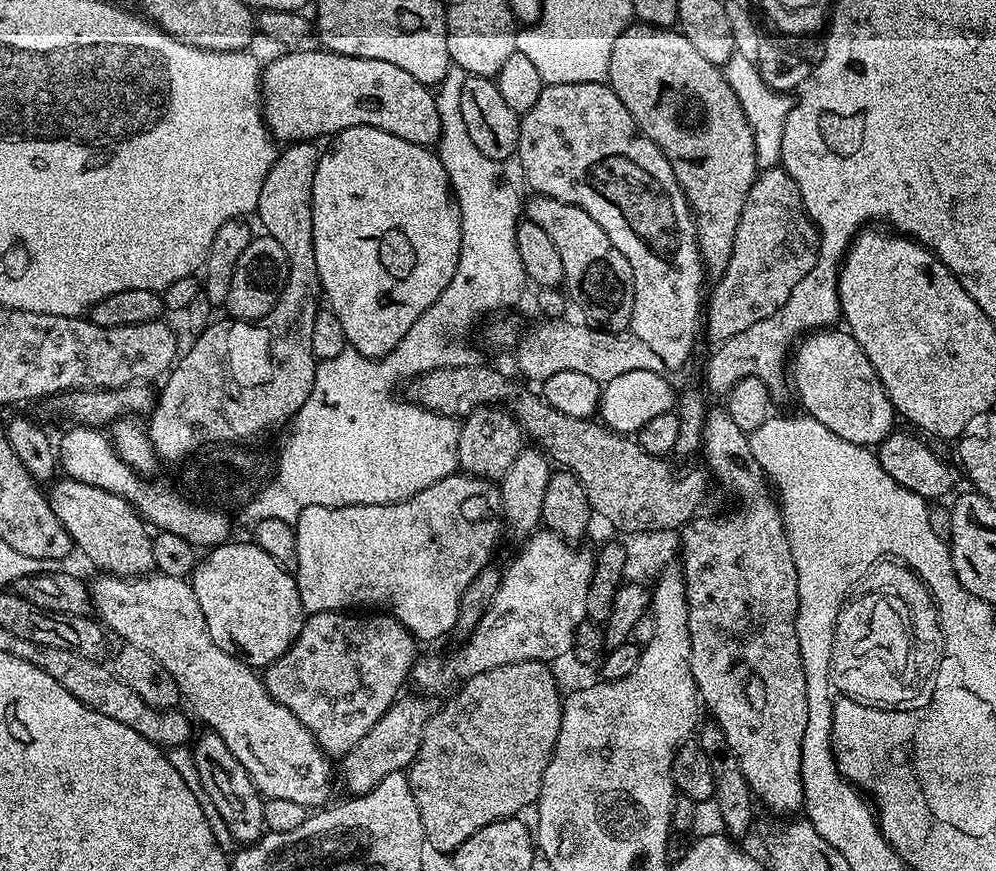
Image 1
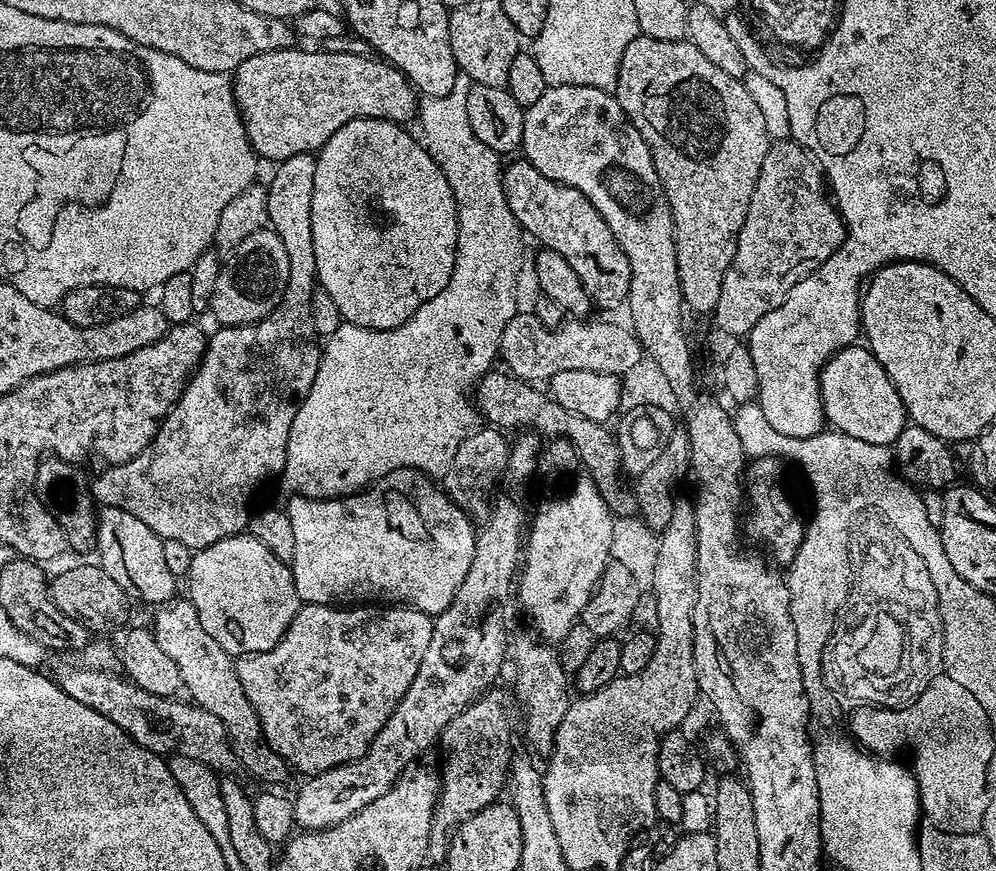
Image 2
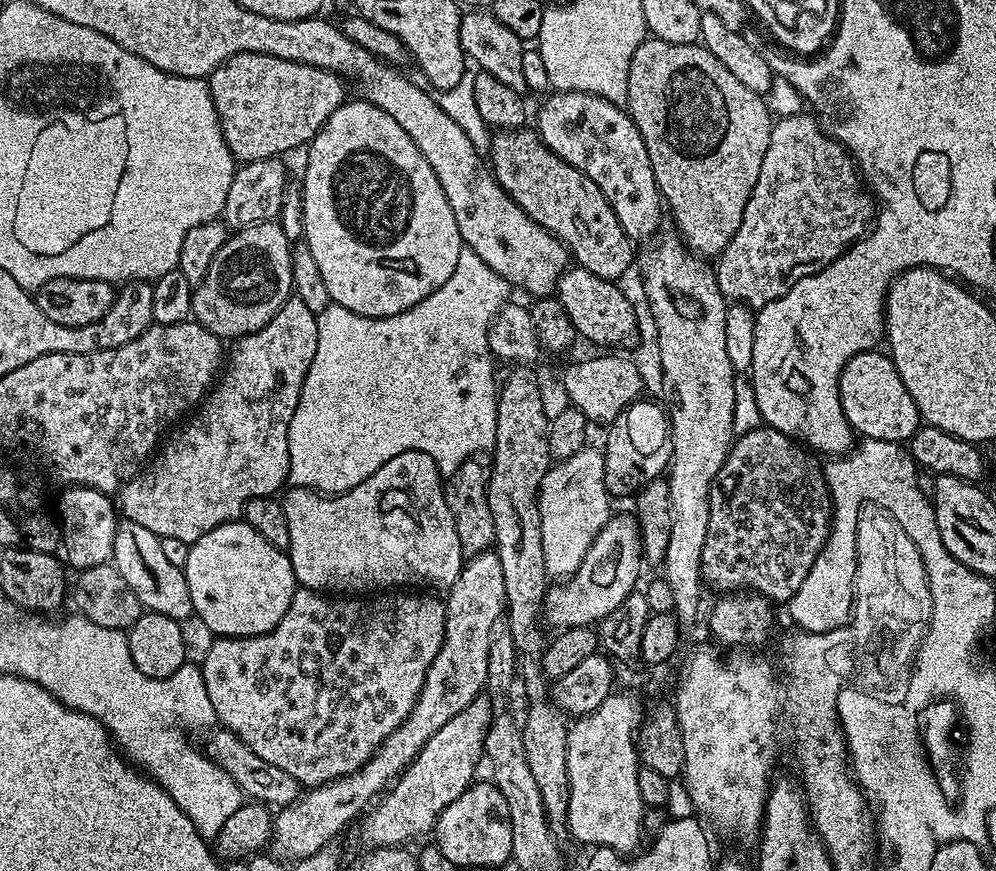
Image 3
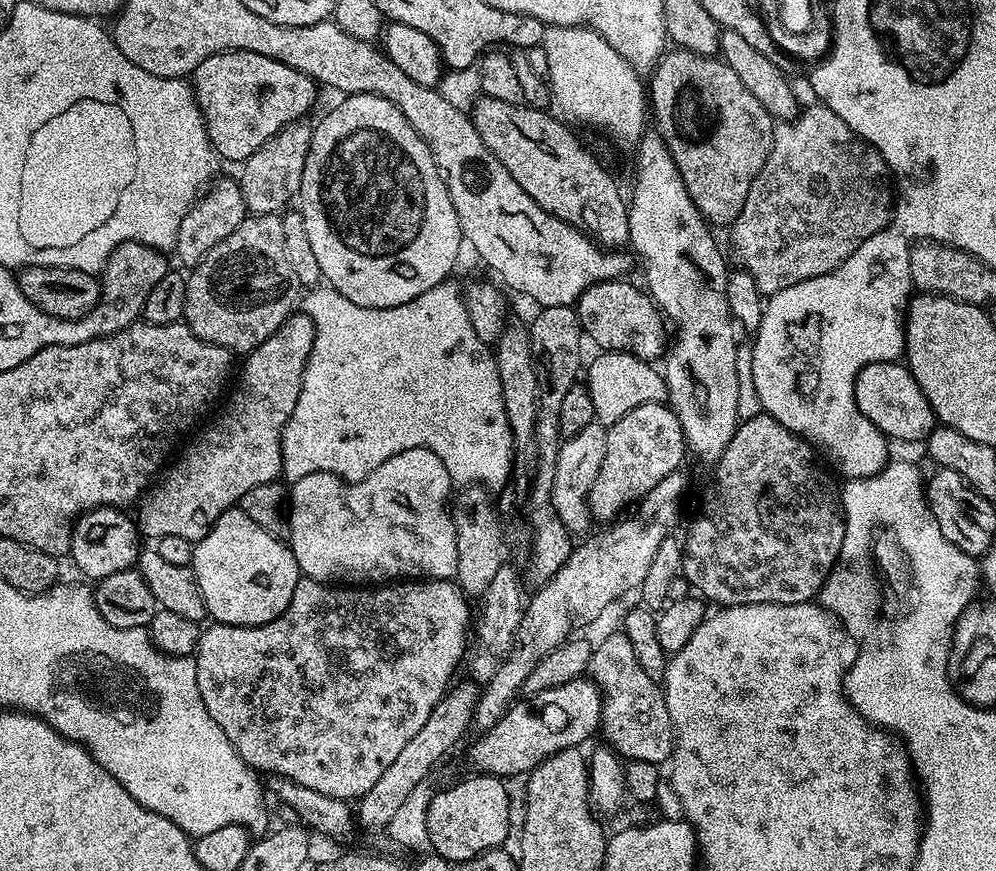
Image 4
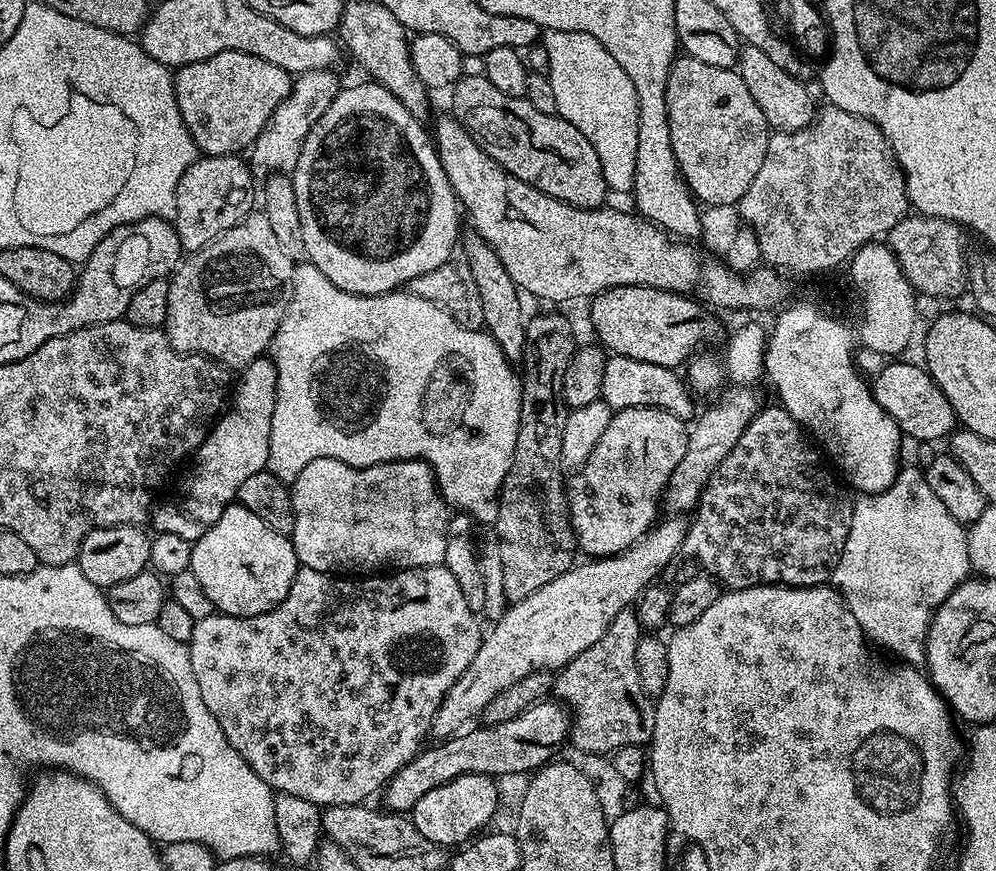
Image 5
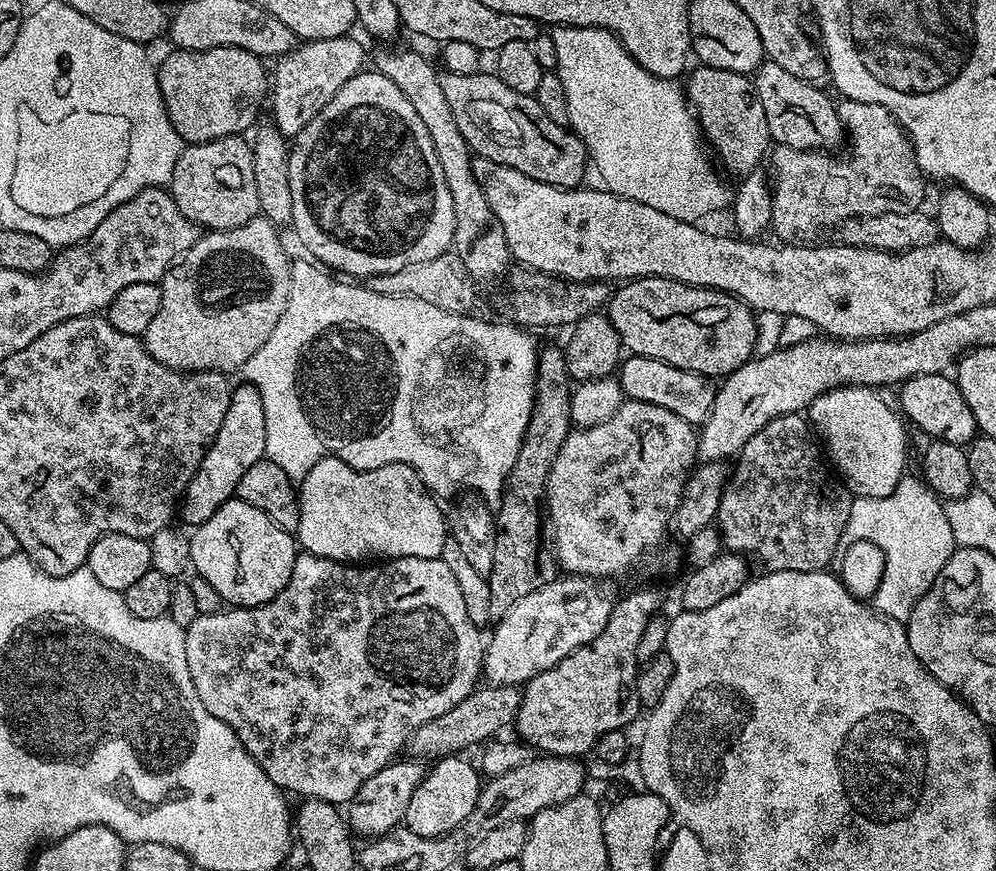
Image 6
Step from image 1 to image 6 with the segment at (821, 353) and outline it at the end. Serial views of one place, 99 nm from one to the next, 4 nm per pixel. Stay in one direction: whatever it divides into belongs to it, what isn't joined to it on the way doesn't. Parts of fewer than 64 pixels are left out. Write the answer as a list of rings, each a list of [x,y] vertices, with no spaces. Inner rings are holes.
[[[939,372],[938,374],[915,376],[905,380],[898,389],[899,409],[912,428],[921,428],[930,434],[933,440],[945,440],[961,446],[967,446],[976,439],[978,429],[974,410],[970,410],[966,398],[962,398],[962,390],[951,375]]]

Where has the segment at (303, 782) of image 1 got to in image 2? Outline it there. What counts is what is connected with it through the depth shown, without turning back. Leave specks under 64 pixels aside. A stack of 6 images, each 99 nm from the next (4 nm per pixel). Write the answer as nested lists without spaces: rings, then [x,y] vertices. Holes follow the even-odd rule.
[[[176,598],[157,607],[155,612],[154,631],[158,646],[162,646],[162,650],[166,650],[170,658],[174,658],[174,662],[178,662],[180,677],[186,692],[190,694],[188,696],[191,702],[222,720],[228,728],[232,749],[244,768],[248,767],[258,779],[265,780],[268,783],[265,785],[280,786],[290,775],[288,761],[276,755],[262,739],[260,719],[254,706],[250,706],[250,698],[246,698],[246,690],[242,690],[242,682],[238,682],[233,657],[229,656],[226,650],[222,650],[222,646],[218,646],[218,642],[210,638],[210,634],[206,634],[202,622],[198,622],[198,614],[191,600]]]

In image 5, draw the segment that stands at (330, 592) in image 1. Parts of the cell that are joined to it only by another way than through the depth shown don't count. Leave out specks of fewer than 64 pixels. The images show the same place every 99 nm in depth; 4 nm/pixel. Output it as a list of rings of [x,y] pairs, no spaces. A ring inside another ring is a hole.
[[[314,458],[296,481],[290,485],[292,493],[292,509],[294,510],[294,530],[290,537],[297,561],[303,567],[313,568],[329,574],[364,574],[369,570],[399,570],[402,568],[429,568],[435,564],[443,565],[448,541],[449,505],[444,503],[439,488],[436,487],[436,475],[425,460],[395,460],[389,464],[375,464],[369,468],[355,468],[346,462],[338,462],[334,458]]]

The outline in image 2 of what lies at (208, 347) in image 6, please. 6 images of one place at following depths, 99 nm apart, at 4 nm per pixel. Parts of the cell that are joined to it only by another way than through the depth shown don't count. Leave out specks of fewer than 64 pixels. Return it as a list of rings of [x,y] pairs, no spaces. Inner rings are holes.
[[[265,226],[250,234],[250,238],[242,238],[236,249],[223,257],[218,282],[214,282],[211,315],[216,315],[220,319],[219,323],[224,326],[255,326],[259,320],[271,314],[274,306],[278,306],[286,290],[286,278],[290,278],[290,261],[286,258],[282,238],[278,238],[278,234],[271,227]]]

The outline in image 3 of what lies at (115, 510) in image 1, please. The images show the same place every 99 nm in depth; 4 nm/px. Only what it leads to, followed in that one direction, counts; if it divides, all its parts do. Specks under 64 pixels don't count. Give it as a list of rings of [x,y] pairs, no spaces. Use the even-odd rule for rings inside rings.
[[[125,519],[117,523],[111,563],[115,564],[122,578],[126,578],[126,586],[138,594],[138,602],[145,610],[166,614],[166,618],[181,622],[193,619],[190,586],[186,586],[184,569],[174,566],[164,557],[160,537],[146,530],[146,526]]]

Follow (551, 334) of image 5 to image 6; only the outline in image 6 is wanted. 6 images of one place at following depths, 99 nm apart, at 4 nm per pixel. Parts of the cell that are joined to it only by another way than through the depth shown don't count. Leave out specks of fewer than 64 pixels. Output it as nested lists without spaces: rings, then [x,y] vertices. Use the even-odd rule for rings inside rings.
[[[563,347],[539,349],[536,358],[536,401],[518,458],[514,458],[510,474],[504,483],[498,507],[494,512],[496,533],[494,534],[494,566],[490,566],[490,614],[498,621],[508,613],[514,602],[526,598],[535,588],[540,587],[540,528],[542,532],[542,509],[544,488],[548,475],[554,466],[554,458],[562,442],[573,427],[570,414],[570,377],[568,363],[564,360]]]

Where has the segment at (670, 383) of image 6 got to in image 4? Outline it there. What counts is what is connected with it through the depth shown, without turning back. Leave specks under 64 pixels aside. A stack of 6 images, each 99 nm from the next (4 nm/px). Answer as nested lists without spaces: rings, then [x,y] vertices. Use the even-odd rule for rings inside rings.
[[[601,351],[600,356],[596,356],[592,360],[592,365],[587,365],[586,376],[588,372],[588,380],[586,379],[586,387],[590,398],[594,402],[594,414],[596,420],[601,425],[610,426],[614,422],[618,422],[618,418],[622,418],[626,414],[630,414],[630,410],[634,410],[638,406],[646,406],[647,404],[662,404],[667,401],[668,387],[664,381],[664,373],[655,363],[647,360],[639,360],[633,352],[606,352]]]

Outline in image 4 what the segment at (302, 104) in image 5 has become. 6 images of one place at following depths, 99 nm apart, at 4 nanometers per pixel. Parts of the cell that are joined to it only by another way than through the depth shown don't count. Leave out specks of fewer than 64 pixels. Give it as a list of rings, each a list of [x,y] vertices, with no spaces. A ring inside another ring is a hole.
[[[308,122],[288,124],[274,138],[270,138],[250,158],[243,161],[244,168],[238,175],[240,193],[245,209],[253,216],[274,216],[283,213],[288,204],[297,199],[302,186],[302,170],[306,166],[306,154],[310,150],[313,125]]]

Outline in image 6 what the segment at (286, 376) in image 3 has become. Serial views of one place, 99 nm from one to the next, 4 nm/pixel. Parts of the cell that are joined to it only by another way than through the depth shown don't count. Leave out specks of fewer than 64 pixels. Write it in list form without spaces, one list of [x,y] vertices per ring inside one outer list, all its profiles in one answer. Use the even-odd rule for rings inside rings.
[[[240,382],[239,385],[237,383],[232,390],[230,406],[226,410],[226,418],[222,418],[222,426],[218,426],[218,434],[214,434],[214,442],[206,450],[206,454],[194,474],[194,478],[186,486],[186,490],[178,505],[179,519],[184,519],[185,522],[183,521],[183,523],[185,525],[189,524],[188,526],[206,522],[206,518],[210,518],[210,514],[214,514],[214,510],[218,510],[218,506],[222,506],[222,502],[233,499],[238,482],[242,482],[242,474],[246,474],[246,470],[250,470],[250,466],[254,466],[254,462],[265,459],[265,450],[266,418],[262,410],[260,391],[253,384]]]

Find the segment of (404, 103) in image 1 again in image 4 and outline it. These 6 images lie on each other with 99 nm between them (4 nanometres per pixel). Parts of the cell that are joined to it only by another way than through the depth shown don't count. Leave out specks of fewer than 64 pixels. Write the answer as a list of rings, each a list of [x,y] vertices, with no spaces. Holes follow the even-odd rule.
[[[219,52],[192,71],[192,94],[206,126],[212,148],[221,161],[243,162],[288,124],[295,124],[312,108],[318,85],[306,74],[280,60],[253,52]]]

